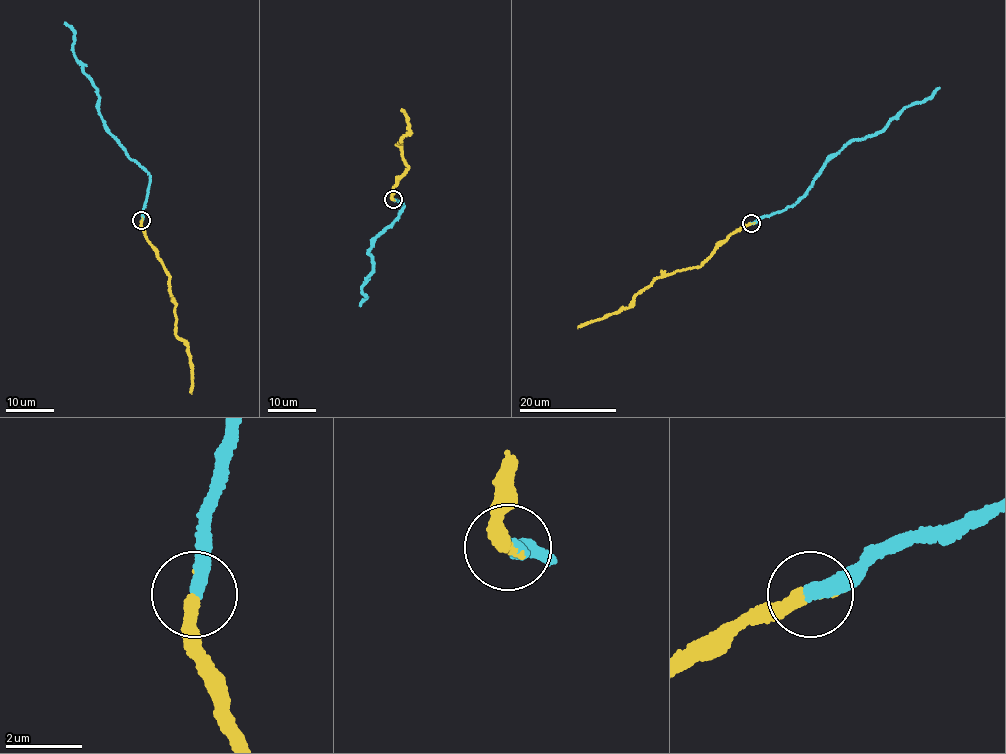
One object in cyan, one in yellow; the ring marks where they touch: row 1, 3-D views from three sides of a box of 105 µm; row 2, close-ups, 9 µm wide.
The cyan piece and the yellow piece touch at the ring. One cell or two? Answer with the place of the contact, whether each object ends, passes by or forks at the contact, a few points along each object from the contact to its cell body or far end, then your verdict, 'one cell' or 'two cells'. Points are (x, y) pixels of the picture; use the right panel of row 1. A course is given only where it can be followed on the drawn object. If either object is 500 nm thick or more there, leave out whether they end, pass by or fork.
at (751, 223); cyan ends there; yellow ends there; cyan runs (751, 223), (805, 197), (825, 163), (851, 142), (880, 132), (908, 107), (931, 97), (939, 87); yellow runs (751, 223), (719, 242), (697, 266), (662, 277), (634, 295), (628, 307), (578, 328); one cell

